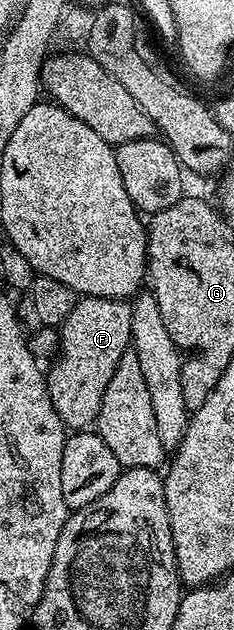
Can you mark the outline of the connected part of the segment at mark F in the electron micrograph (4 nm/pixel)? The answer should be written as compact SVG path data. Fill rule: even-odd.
M80 296L75 302L69 319L61 327L61 352L56 363L46 374L47 390L53 399L57 415L64 426L71 431L87 431L98 422L99 408L103 402L109 381L121 363L121 359L132 348L131 343L131 305L116 303L109 297Z

